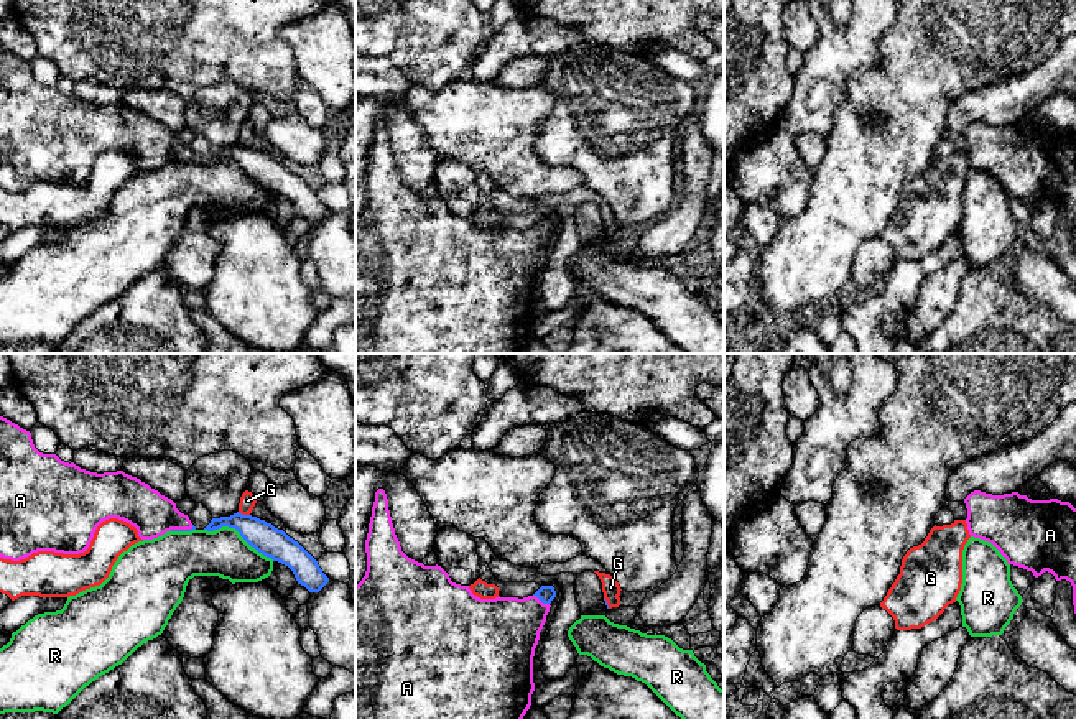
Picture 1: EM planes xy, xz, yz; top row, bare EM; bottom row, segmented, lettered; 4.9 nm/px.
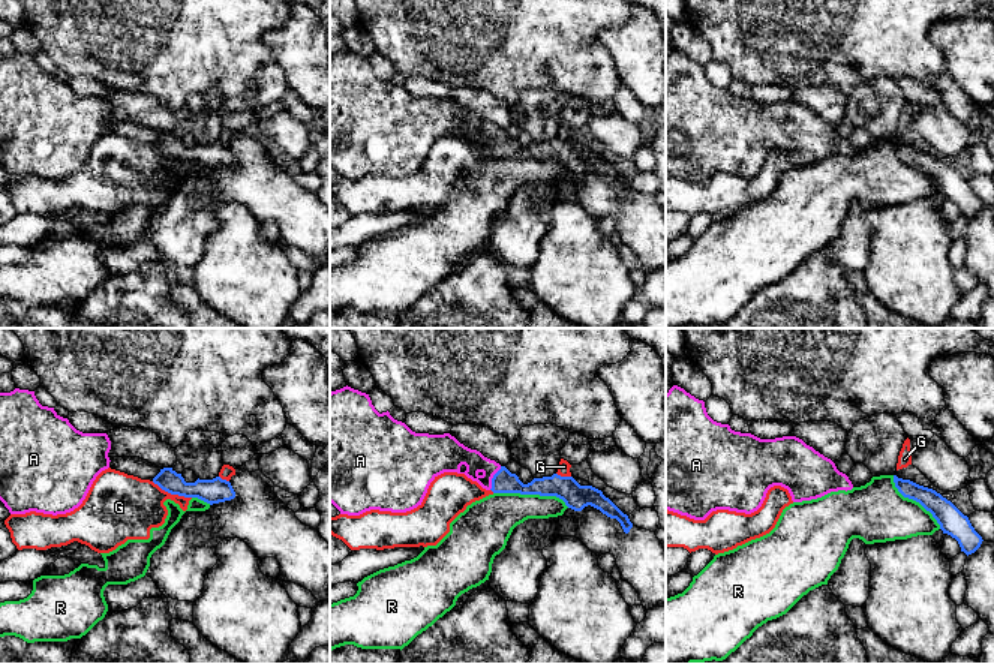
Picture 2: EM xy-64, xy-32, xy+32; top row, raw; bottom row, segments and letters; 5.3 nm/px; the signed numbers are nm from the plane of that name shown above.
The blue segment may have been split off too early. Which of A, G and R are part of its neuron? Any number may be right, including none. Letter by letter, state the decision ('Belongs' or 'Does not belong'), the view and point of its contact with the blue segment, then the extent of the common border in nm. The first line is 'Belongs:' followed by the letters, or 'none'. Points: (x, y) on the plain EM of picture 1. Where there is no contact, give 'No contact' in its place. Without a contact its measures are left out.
Belongs: A
A: Belongs. Touches blue at xz (542, 232). Shared border 90 nm
G: Does not belong. Touches blue at xy (244, 147). Shared border 70 nm
R: Does not belong. Touches blue at xy (239, 163). Shared border 380 nm

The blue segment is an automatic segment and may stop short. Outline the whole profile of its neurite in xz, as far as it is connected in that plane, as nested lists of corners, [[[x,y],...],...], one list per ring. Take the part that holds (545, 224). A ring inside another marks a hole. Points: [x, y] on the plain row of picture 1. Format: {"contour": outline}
{"contour": [[[383,120],[375,123],[369,165],[365,171],[367,202],[355,217],[355,354],[520,354],[531,337],[533,288],[550,235],[556,229],[553,217],[541,217],[533,227],[480,230],[469,217],[451,212],[441,197],[424,197],[408,189],[400,178],[392,155],[388,130]]]}

